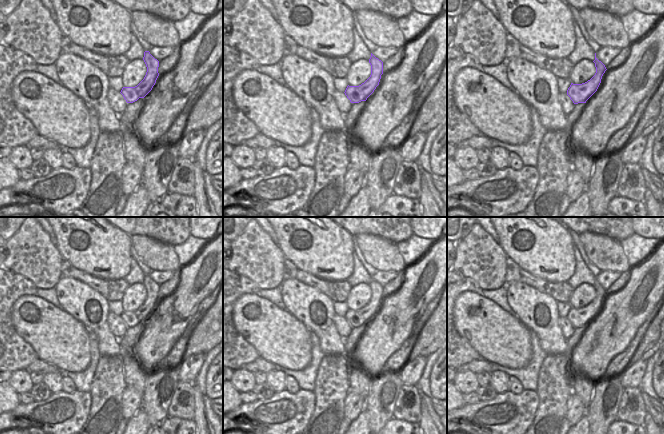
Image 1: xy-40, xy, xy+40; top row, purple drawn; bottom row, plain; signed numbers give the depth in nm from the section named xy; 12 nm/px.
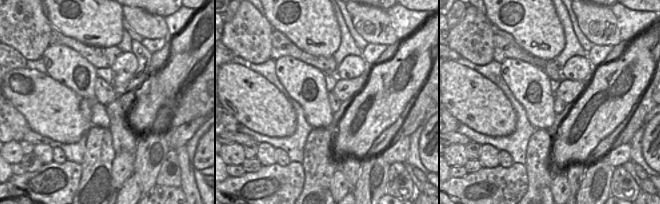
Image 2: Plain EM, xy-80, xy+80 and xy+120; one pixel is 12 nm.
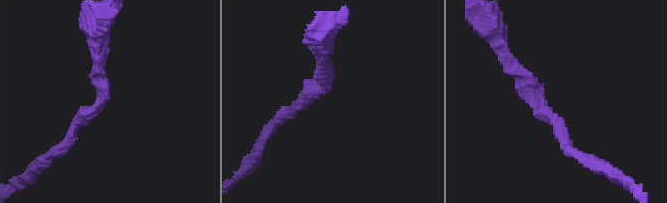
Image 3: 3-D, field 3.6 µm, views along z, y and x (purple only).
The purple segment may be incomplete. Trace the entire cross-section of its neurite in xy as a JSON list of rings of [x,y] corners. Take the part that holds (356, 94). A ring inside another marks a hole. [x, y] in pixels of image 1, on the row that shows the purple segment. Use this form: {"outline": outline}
{"outline": [[[371,53],[369,63],[371,65],[370,77],[359,86],[348,85],[344,92],[351,103],[366,101],[379,85],[381,75],[383,74],[383,62]]]}

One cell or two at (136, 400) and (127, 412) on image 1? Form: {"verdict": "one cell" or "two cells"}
{"verdict": "one cell"}

